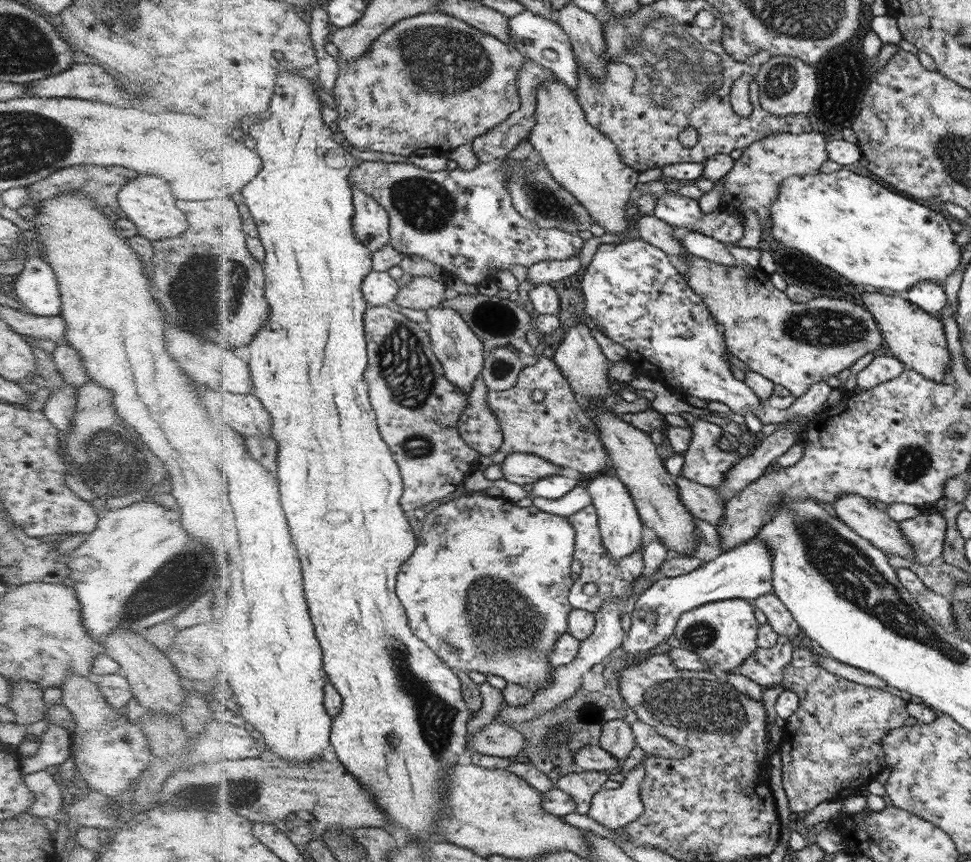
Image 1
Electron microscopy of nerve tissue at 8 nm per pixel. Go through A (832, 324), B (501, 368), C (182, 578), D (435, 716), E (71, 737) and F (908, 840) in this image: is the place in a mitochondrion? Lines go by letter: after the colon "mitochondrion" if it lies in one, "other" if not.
A: mitochondrion
B: mitochondrion
C: mitochondrion
D: mitochondrion
E: other
F: other

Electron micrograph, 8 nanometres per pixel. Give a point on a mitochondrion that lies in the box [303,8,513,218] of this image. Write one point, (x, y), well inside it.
(443, 62)

